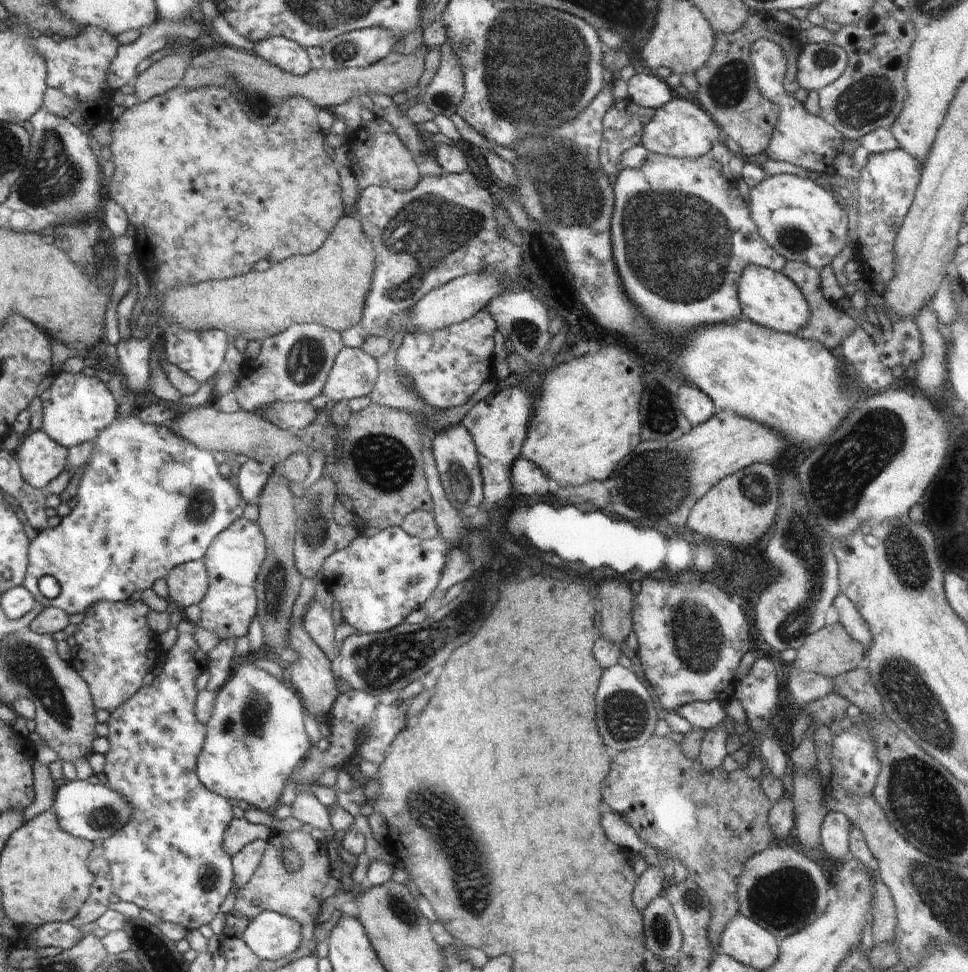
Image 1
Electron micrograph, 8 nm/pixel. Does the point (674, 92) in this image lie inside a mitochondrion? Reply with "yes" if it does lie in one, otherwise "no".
no

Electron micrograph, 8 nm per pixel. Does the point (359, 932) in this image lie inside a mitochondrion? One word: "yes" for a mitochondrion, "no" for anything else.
no

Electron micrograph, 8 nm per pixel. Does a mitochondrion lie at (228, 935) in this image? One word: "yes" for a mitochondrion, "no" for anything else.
no

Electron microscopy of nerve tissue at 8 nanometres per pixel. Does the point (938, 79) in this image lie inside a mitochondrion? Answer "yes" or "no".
no

